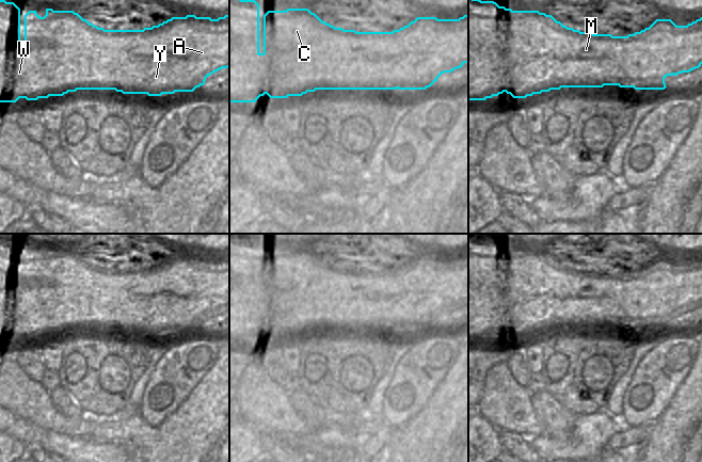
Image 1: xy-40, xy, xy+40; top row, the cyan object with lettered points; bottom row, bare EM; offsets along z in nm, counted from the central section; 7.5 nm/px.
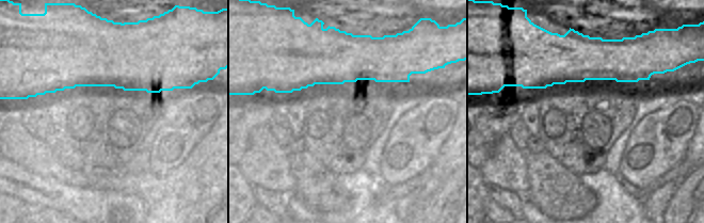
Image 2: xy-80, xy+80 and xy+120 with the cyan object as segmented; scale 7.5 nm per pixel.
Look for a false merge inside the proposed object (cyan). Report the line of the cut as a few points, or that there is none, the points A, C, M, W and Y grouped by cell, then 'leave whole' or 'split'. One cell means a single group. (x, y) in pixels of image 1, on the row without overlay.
cut none; groups A C M W Y; leave whole

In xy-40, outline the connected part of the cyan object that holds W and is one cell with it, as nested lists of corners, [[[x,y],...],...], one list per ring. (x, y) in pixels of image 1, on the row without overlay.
[[[0,239],[0,341],[16,341],[19,337],[37,339],[49,335],[63,335],[77,329],[115,329],[123,333],[147,333],[148,335],[161,335],[175,331],[193,331],[196,326],[205,323],[206,317],[213,312],[229,307],[229,253],[218,258],[210,256],[172,256],[158,265],[144,267],[143,269],[105,269],[90,262],[74,250],[53,250],[46,248],[46,254],[41,256],[36,250],[29,250],[25,254],[25,291],[20,291],[20,248],[14,241]]]

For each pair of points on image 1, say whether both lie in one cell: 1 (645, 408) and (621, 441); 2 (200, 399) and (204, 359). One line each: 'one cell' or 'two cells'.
1: two cells
2: two cells

